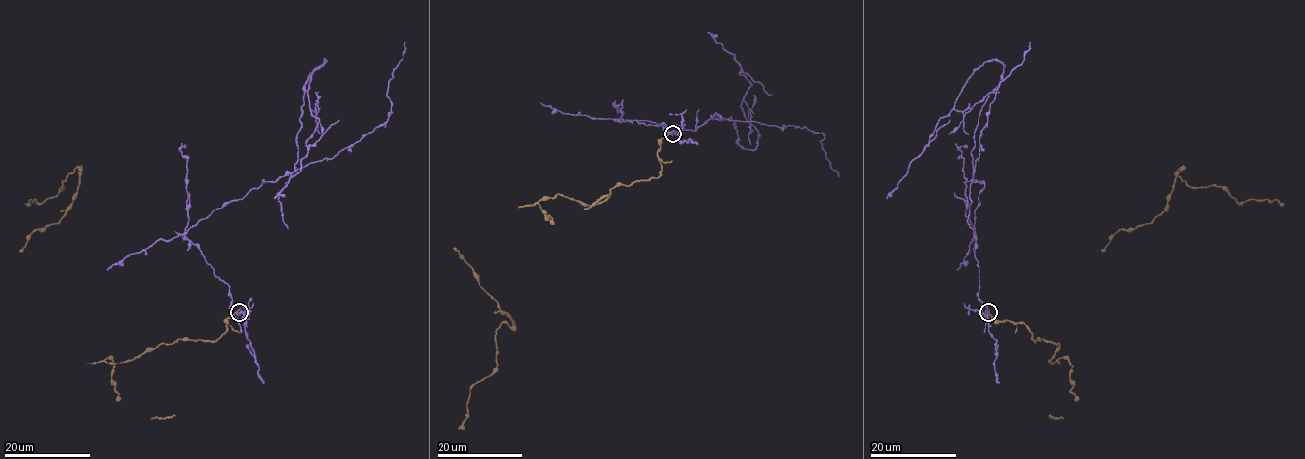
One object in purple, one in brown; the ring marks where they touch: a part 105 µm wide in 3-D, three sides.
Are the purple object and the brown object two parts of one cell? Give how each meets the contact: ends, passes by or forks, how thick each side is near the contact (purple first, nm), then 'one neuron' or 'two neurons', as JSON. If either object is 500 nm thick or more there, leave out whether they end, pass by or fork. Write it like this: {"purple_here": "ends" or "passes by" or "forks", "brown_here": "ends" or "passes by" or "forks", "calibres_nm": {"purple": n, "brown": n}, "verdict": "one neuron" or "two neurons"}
{"purple_here": "passes by", "brown_here": "ends", "calibres_nm": {"purple": 200, "brown": 200}, "verdict": "two neurons"}

